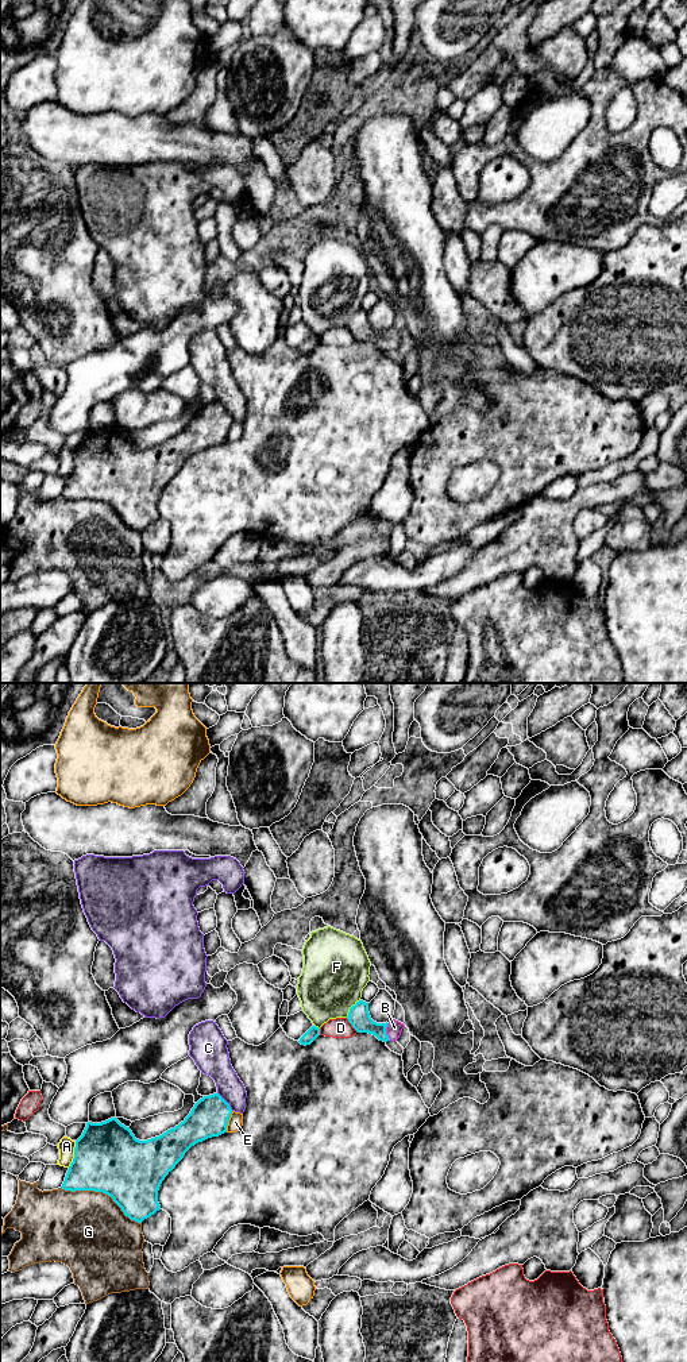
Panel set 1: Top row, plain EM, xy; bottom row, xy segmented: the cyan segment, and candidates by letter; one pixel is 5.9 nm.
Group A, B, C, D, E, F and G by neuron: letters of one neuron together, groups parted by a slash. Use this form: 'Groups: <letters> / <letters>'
Groups: A / B / C / D / E / F / G

